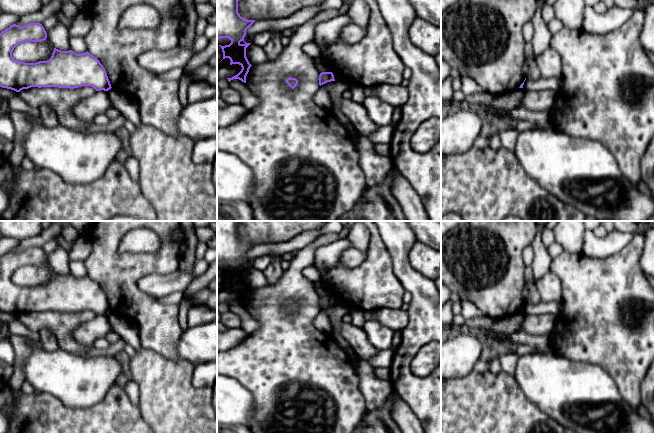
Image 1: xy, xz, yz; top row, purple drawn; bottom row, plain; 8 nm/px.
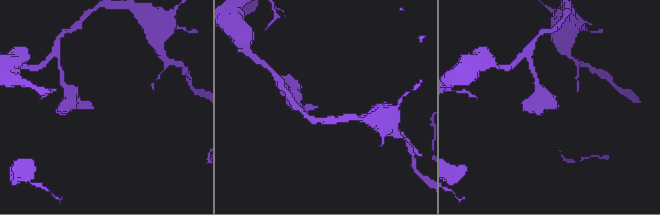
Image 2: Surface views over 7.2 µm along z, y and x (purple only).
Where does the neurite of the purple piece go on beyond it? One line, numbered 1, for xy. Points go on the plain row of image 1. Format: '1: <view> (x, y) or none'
1: none

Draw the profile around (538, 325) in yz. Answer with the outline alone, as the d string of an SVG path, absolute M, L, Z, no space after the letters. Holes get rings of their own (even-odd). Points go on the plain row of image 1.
M553 314L526 315L520 330L535 336L551 334L555 327L557 316Z

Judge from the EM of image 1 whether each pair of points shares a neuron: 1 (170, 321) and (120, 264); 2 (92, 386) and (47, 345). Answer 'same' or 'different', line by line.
1: same
2: different

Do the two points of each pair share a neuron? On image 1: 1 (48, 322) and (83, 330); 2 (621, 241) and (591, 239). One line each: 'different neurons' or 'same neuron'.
1: different neurons
2: same neuron

